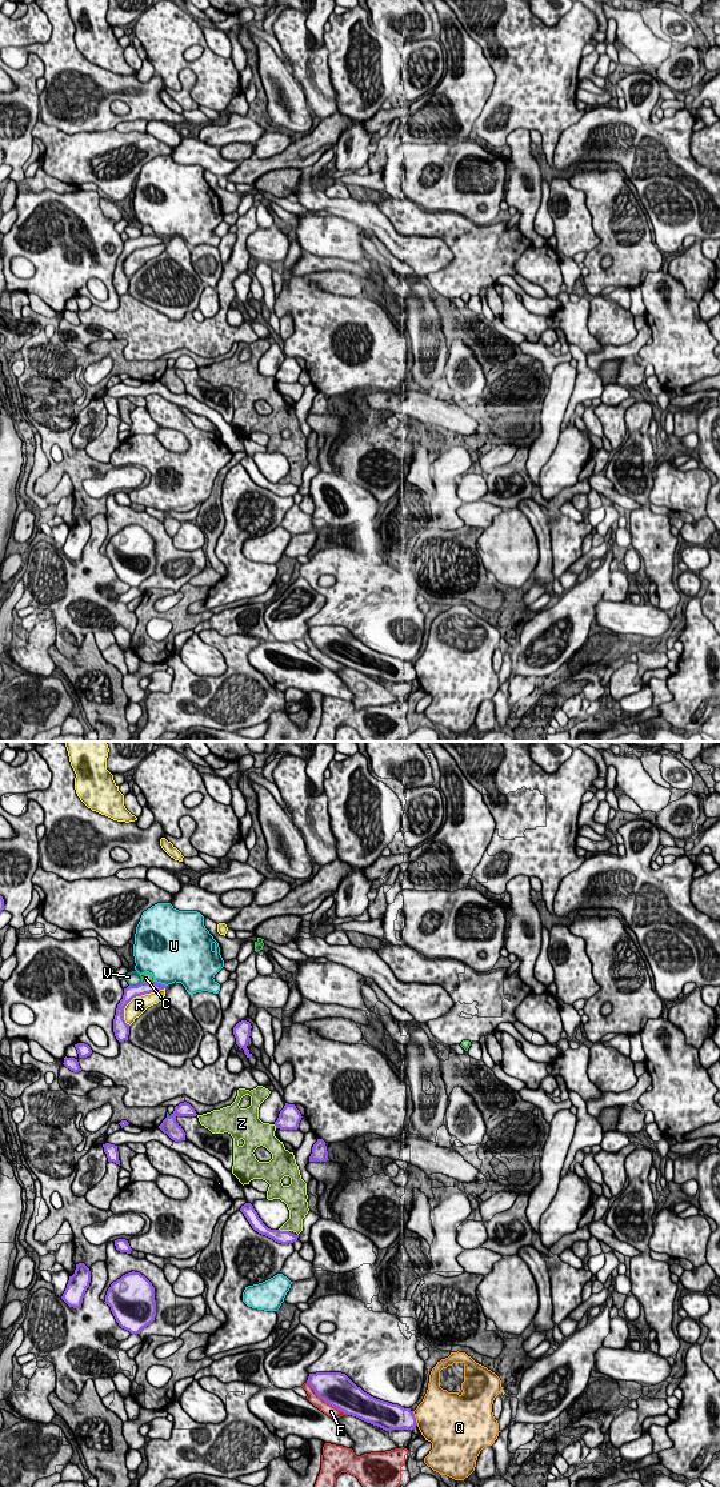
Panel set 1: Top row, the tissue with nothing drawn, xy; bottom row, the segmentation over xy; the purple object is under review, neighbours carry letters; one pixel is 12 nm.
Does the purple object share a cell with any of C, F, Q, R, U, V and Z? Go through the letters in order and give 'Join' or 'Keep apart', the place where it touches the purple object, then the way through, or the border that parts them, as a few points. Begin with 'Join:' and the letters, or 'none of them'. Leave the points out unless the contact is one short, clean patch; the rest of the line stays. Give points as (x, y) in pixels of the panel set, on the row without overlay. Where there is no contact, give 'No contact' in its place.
Join: none of them
C: Keep apart. Touches purple at xy (148, 236)
F: Keep apart. Touches purple at xy (326, 655)
Q: Keep apart. Touches purple at xy (415, 671)
R: Keep apart. Touches purple at xy (136, 248)
U: Keep apart. Touches purple at xy (160, 236)
V: Keep apart. Touches purple at xy (135, 239)
Z: Keep apart. Touches purple at xy (284, 484)

